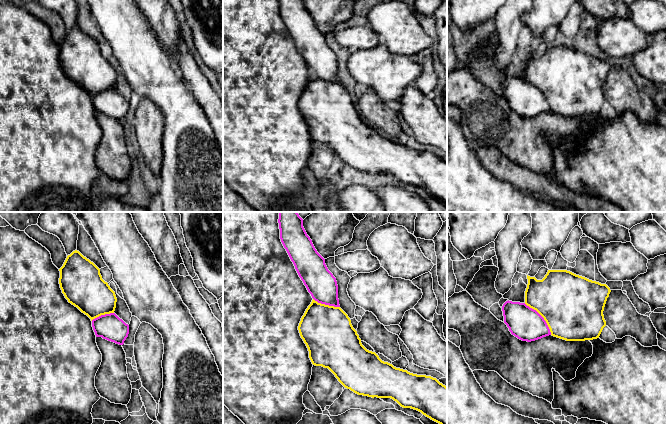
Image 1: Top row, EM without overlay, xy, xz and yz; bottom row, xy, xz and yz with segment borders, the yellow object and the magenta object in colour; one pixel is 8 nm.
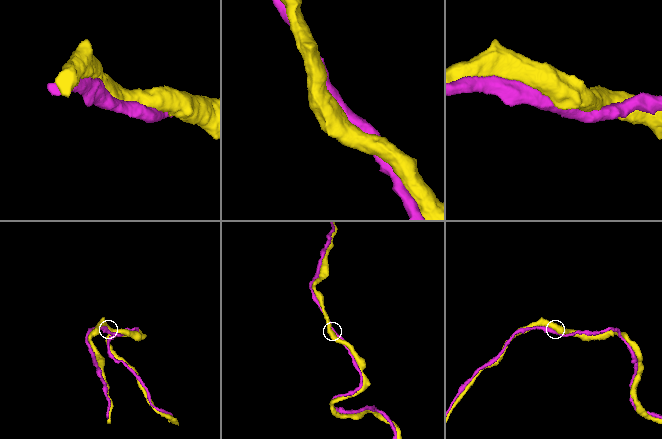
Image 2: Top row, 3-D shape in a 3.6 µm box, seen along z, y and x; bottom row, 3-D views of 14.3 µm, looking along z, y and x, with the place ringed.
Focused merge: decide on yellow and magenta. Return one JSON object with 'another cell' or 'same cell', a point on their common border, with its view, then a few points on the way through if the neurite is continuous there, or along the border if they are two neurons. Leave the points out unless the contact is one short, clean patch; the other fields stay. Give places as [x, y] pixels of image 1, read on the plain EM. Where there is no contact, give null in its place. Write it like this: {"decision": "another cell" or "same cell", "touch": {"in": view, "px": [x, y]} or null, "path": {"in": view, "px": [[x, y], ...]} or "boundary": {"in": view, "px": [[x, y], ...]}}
{"decision": "same cell", "touch": {"in": "yz", "px": [542, 92]}}

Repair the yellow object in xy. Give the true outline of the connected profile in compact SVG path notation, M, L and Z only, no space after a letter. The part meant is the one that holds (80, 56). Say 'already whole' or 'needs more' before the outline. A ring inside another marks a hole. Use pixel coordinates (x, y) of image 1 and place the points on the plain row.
needs more; M75 26L59 45L59 60L65 74L92 97L96 113L123 121L129 101L115 89L115 68L102 55L100 45Z

